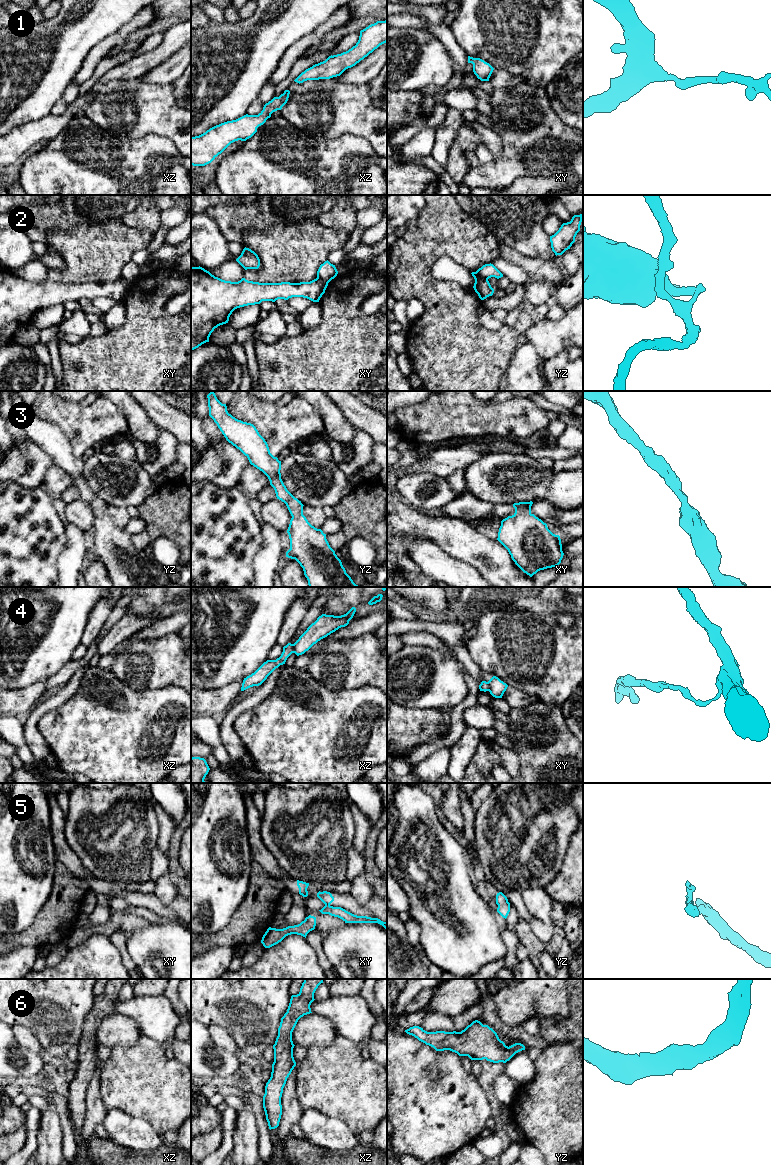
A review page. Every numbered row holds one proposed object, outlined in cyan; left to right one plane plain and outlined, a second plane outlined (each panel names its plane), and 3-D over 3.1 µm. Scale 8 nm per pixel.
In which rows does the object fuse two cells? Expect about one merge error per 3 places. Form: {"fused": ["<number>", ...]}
{"fused": ["2", "4", "5"]}

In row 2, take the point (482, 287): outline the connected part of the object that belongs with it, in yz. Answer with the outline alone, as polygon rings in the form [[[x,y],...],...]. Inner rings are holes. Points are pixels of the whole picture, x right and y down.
[[[488,279],[475,280],[473,288],[481,300],[486,299],[489,296],[492,296],[494,293],[494,289],[491,287]]]

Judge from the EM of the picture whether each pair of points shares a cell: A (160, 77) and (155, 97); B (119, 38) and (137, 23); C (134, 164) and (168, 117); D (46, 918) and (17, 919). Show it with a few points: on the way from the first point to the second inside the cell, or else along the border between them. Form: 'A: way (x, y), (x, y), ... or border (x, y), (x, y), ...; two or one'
A: border (141, 76), (145, 81), (153, 83), (172, 83); two
B: way (123, 34), (133, 25); one
C: border (132, 140), (158, 134), (168, 137), (175, 147); two
D: border (47, 898), (35, 919), (25, 929), (16, 933); two

